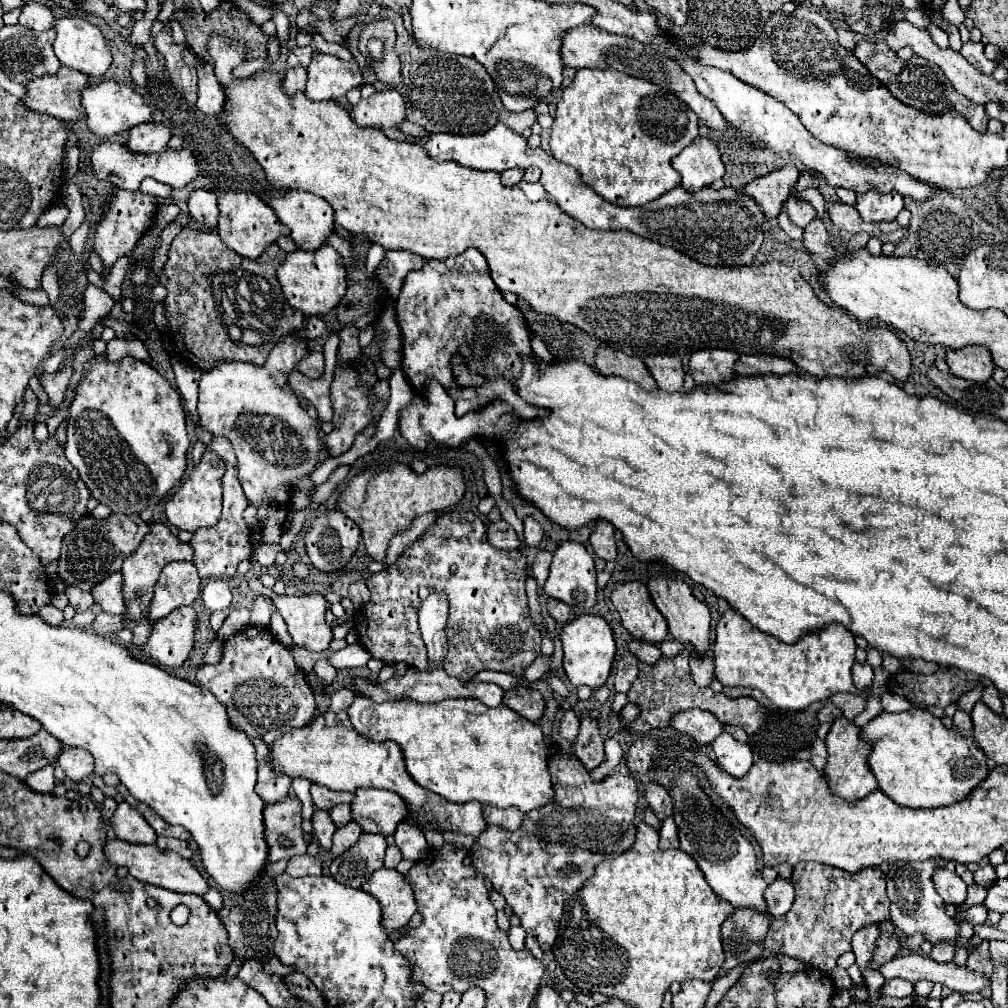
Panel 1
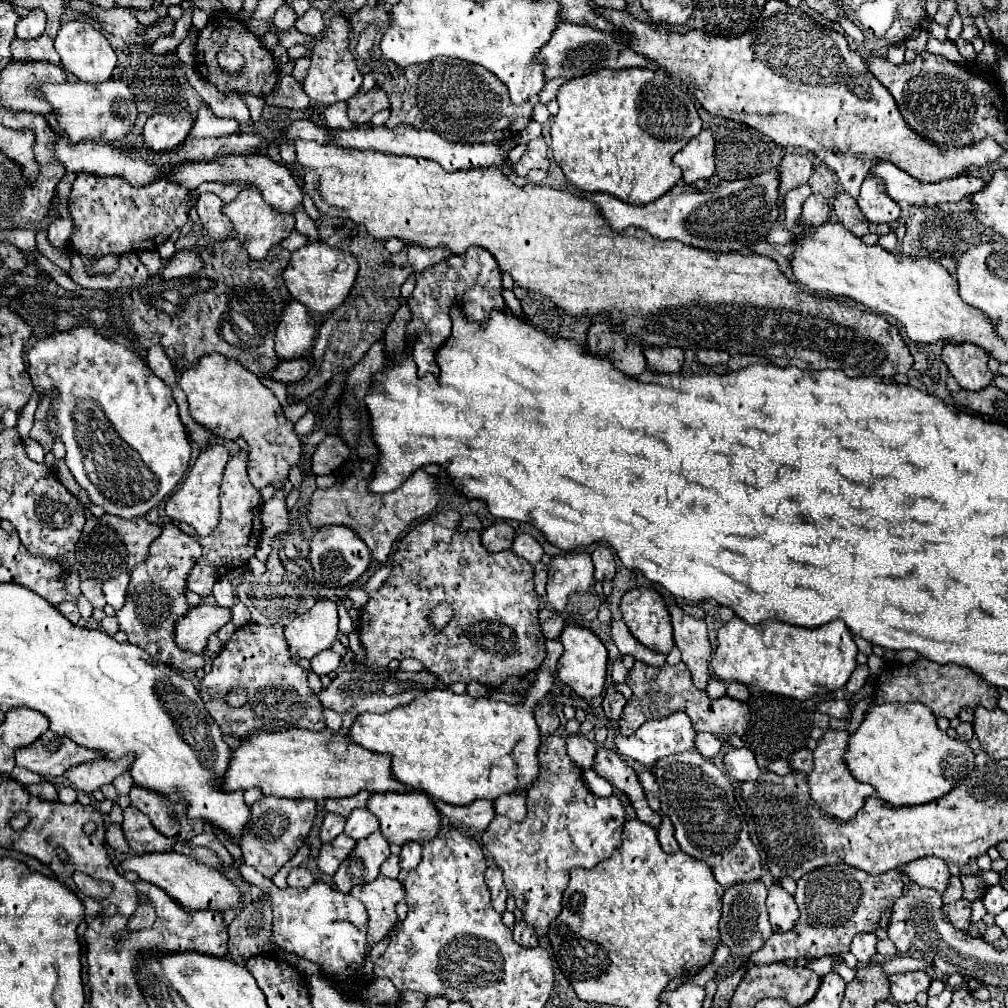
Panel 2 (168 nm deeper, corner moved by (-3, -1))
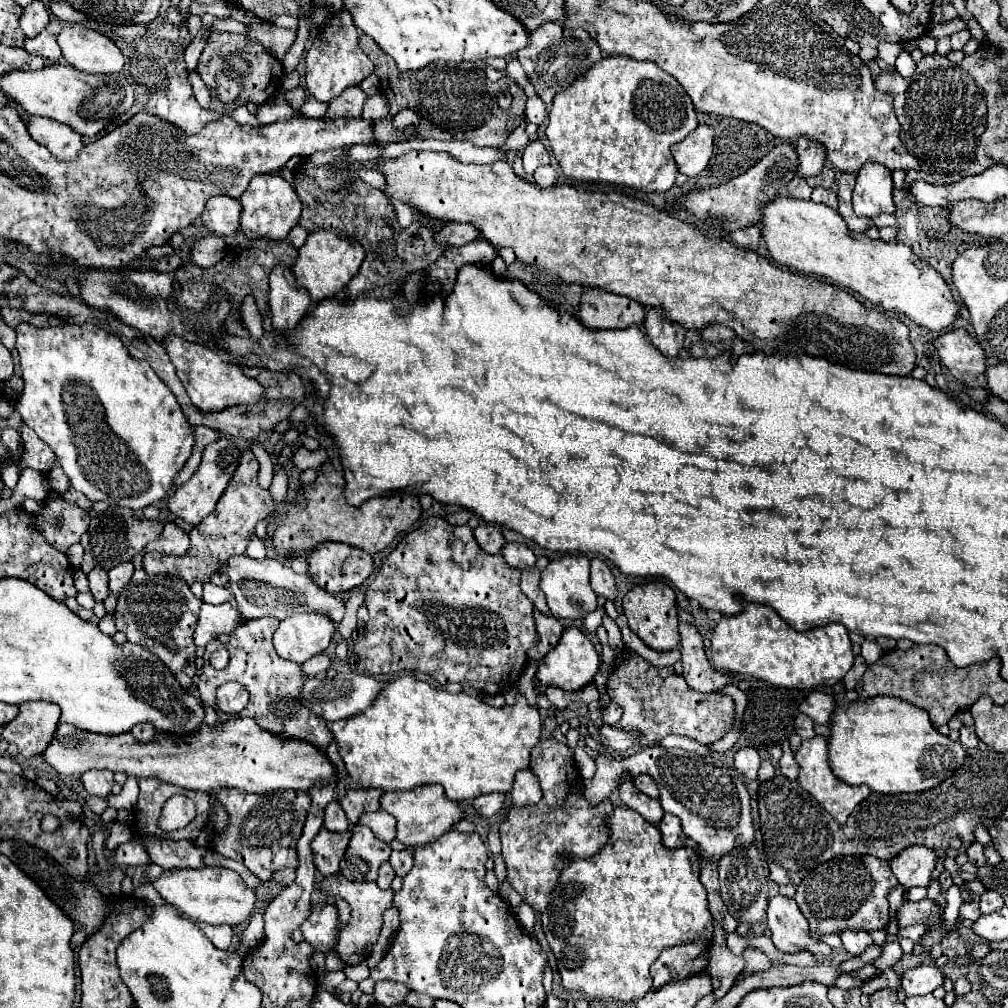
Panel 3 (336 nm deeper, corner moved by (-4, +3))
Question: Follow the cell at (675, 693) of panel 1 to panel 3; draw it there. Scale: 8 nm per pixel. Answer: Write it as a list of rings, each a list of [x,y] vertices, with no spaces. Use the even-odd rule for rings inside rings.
[[[629,652],[627,660],[621,662],[619,666],[615,666],[613,674],[607,680],[607,692],[609,696],[623,708],[623,718],[621,718],[621,726],[625,730],[639,730],[641,732],[641,746],[651,746],[657,744],[659,740],[663,740],[669,734],[681,734],[681,736],[689,736],[695,738],[703,744],[713,744],[717,740],[721,740],[725,734],[729,734],[735,726],[735,702],[729,696],[723,694],[699,694],[693,688],[687,686],[687,682],[683,680],[683,676],[675,674],[675,670],[671,666],[665,668],[655,668],[651,666],[647,660],[639,658],[639,654]]]

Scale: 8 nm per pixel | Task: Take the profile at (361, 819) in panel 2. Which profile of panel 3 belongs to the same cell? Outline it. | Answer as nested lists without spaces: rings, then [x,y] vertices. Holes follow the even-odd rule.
[[[383,810],[379,812],[365,812],[357,824],[363,824],[367,828],[371,828],[371,832],[381,838],[391,842],[395,838],[395,818]]]

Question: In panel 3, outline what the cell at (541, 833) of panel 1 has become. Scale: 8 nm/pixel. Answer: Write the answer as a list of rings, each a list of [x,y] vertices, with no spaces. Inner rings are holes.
[[[545,736],[533,748],[529,768],[541,784],[543,798],[535,806],[507,808],[499,836],[507,864],[507,882],[521,894],[523,902],[535,912],[543,912],[551,904],[551,892],[561,870],[573,858],[591,858],[607,844],[613,802],[607,798],[601,804],[591,804],[583,796],[583,778],[565,742]]]

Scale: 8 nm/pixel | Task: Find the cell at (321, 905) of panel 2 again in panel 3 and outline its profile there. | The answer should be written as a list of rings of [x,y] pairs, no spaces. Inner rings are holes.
[[[319,902],[311,904],[307,920],[301,924],[301,932],[307,944],[311,944],[317,952],[329,952],[339,938],[339,910],[335,904]]]

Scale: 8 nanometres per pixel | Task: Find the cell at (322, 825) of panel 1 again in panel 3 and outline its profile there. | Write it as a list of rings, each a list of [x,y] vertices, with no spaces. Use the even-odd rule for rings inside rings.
[[[333,800],[327,808],[325,808],[325,822],[323,826],[331,832],[347,832],[349,830],[349,820],[347,814],[343,812],[343,808],[339,806],[337,800]]]

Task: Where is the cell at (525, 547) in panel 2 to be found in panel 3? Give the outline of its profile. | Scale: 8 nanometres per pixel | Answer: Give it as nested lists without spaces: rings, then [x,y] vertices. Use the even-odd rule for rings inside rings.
[[[507,542],[503,546],[501,554],[503,554],[505,562],[509,566],[513,566],[513,568],[531,568],[531,566],[535,566],[535,560],[537,560],[535,554],[533,554],[533,550],[529,546],[517,544],[517,542],[511,542],[511,544]]]

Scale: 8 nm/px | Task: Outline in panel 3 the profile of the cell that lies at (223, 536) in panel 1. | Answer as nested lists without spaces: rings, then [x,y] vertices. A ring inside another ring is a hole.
[[[243,450],[243,456],[239,460],[239,468],[235,470],[235,476],[231,478],[229,488],[219,498],[219,504],[211,516],[207,516],[203,522],[199,522],[191,532],[191,552],[187,556],[161,556],[159,552],[147,552],[143,558],[143,568],[149,574],[171,574],[183,578],[187,584],[201,582],[207,584],[211,574],[221,570],[227,560],[235,554],[243,554],[251,536],[255,534],[255,526],[259,520],[263,520],[273,510],[273,500],[269,496],[269,490],[263,490],[257,484],[257,470],[259,462],[253,456],[251,450]]]

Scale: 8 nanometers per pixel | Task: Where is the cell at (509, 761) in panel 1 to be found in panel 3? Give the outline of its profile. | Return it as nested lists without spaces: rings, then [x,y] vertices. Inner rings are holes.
[[[401,676],[393,680],[377,696],[373,706],[351,720],[333,722],[331,732],[339,744],[339,754],[345,768],[357,788],[381,788],[381,790],[407,790],[427,784],[439,784],[445,788],[449,800],[469,800],[481,794],[511,790],[515,772],[527,770],[533,746],[541,736],[539,708],[531,706],[521,692],[521,700],[513,706],[495,708],[479,698],[471,698],[465,692],[445,692],[429,686],[415,676]]]

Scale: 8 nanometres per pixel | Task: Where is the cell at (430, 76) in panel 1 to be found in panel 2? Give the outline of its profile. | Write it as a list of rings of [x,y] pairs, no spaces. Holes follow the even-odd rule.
[[[438,58],[414,68],[390,68],[392,80],[378,84],[390,98],[390,120],[386,128],[410,124],[432,130],[452,142],[506,142],[512,140],[530,122],[530,104],[516,106],[510,102],[508,88],[490,70],[460,62]]]

